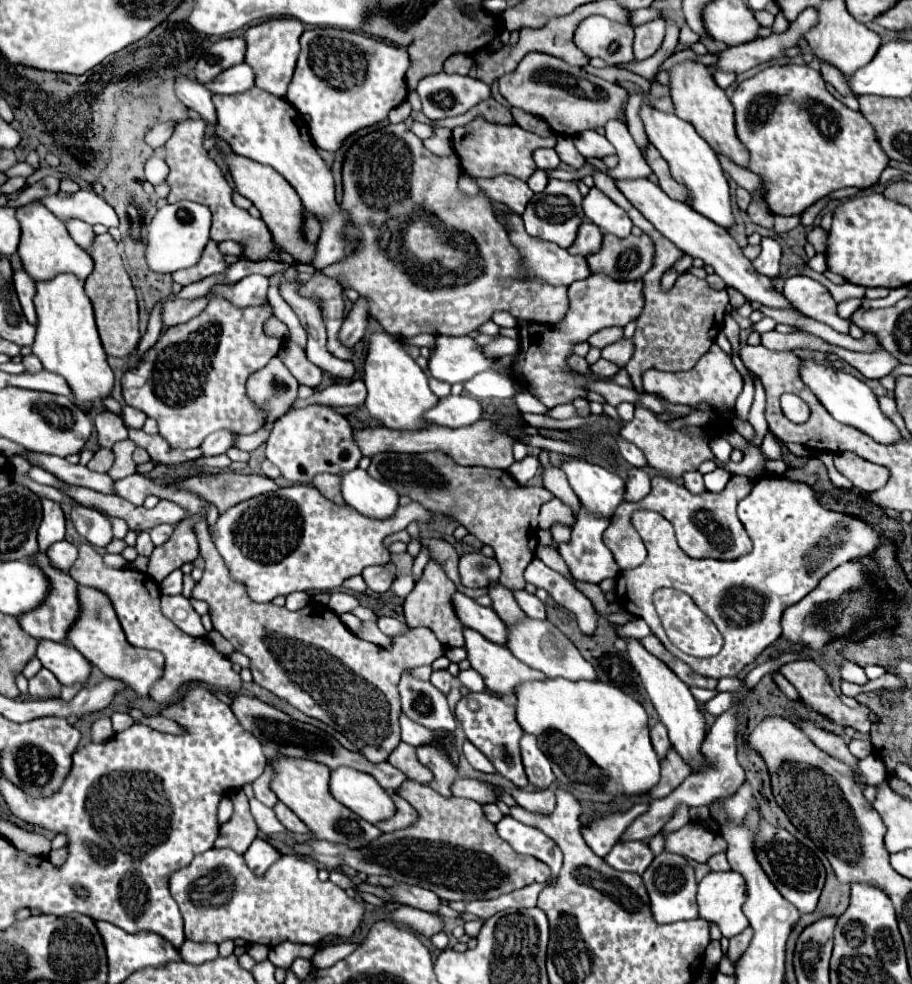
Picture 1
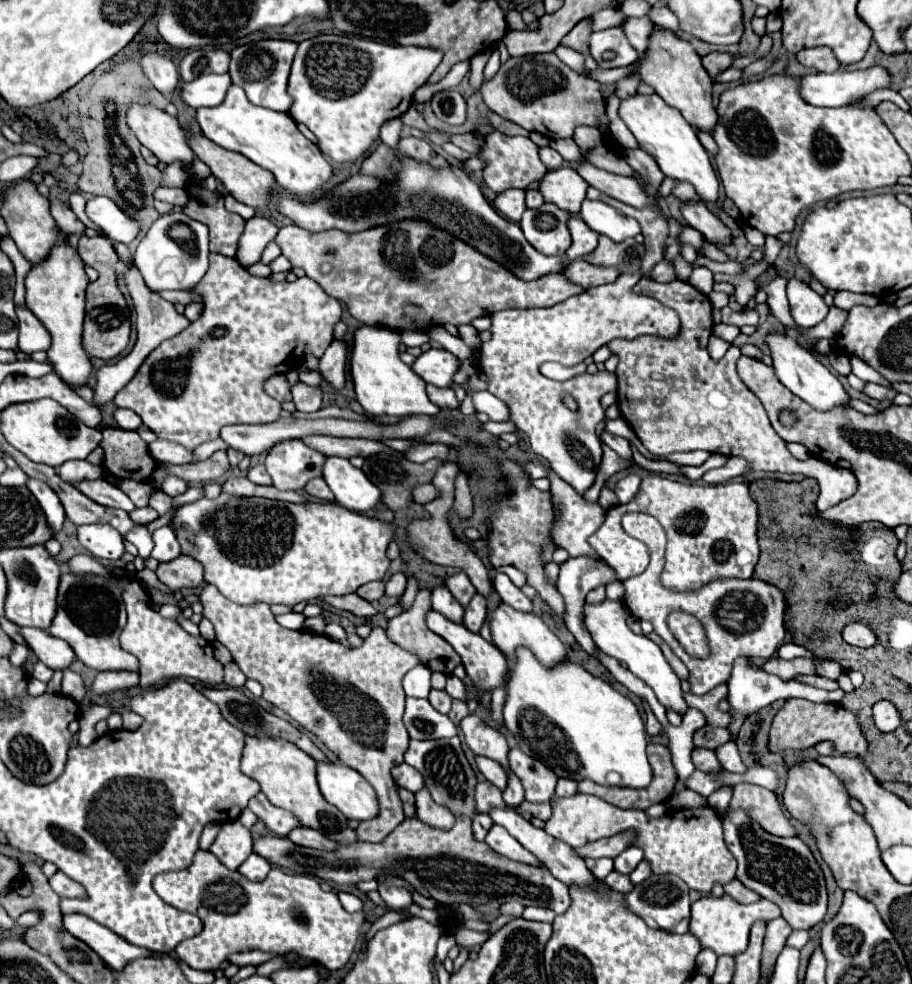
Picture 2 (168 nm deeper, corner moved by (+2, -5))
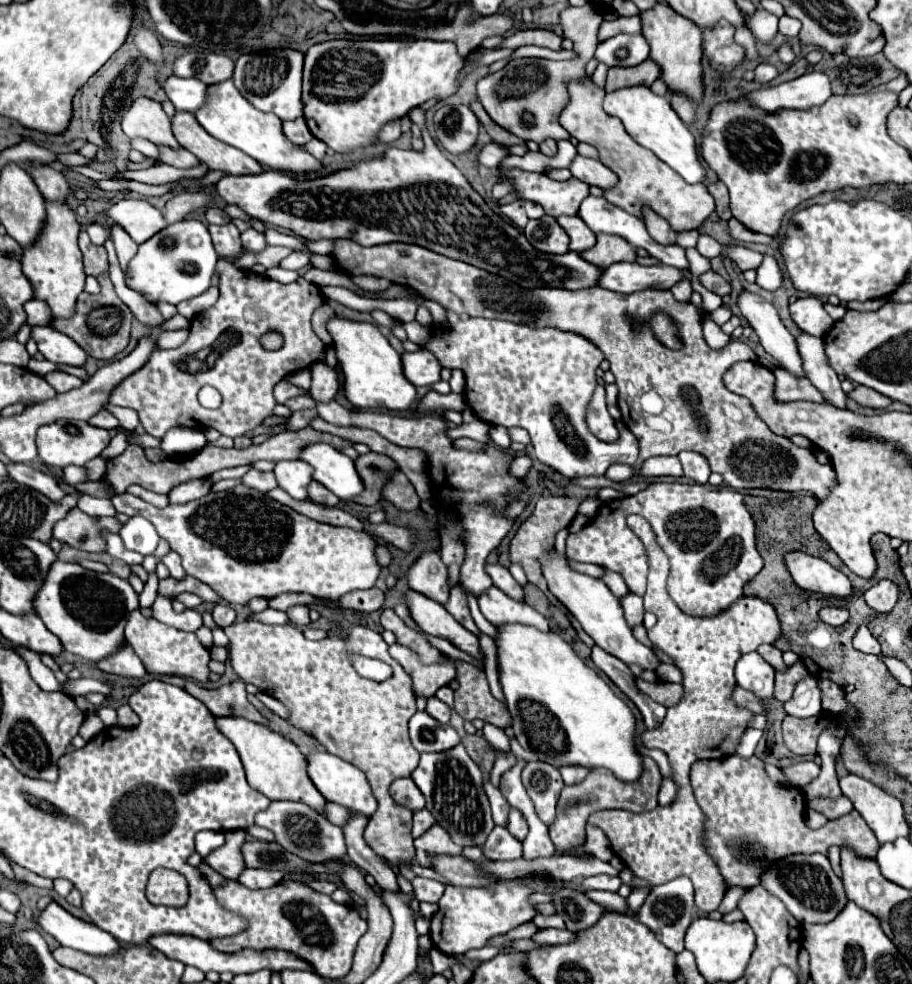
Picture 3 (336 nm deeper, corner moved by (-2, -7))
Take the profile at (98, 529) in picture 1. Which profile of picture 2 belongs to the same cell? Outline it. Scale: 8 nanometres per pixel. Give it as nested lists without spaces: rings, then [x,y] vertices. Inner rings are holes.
[[[106,524],[78,526],[78,540],[96,558],[120,560],[124,554],[122,534]]]

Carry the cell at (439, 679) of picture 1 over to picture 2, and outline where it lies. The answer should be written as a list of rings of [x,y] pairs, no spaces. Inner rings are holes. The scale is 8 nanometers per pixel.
[[[430,690],[430,696],[428,696],[428,702],[442,714],[448,714],[450,712],[450,704],[452,704],[452,698],[444,692],[444,690]]]

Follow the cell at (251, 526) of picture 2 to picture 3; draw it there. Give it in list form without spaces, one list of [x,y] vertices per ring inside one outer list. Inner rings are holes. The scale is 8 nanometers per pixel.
[[[242,484],[226,492],[206,494],[204,498],[182,506],[156,508],[132,494],[116,494],[112,496],[112,504],[116,512],[148,518],[156,526],[160,538],[168,540],[170,548],[180,554],[182,568],[186,570],[186,574],[208,584],[210,588],[214,588],[214,592],[220,592],[220,598],[228,604],[244,606],[256,596],[274,598],[286,592],[308,592],[320,598],[338,600],[348,592],[372,588],[382,570],[376,558],[376,540],[364,530],[314,522],[294,512],[292,508],[282,506],[280,502],[260,494],[258,490],[246,488]]]

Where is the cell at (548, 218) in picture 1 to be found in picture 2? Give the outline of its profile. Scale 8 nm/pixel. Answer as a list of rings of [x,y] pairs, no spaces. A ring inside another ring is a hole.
[[[542,204],[538,210],[526,210],[520,228],[526,234],[526,240],[542,254],[554,256],[564,254],[570,246],[570,234],[566,220],[570,216],[556,210],[554,204]]]

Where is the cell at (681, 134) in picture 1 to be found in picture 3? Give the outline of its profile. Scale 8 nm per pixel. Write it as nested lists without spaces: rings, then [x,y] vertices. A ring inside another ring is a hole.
[[[646,86],[636,88],[622,88],[616,92],[606,94],[604,98],[604,110],[616,118],[622,120],[626,132],[644,148],[654,152],[662,162],[666,162],[674,172],[678,172],[686,182],[698,184],[706,178],[706,168],[700,162],[696,140],[690,134],[690,130],[684,126],[684,122],[678,118],[678,114],[672,110],[668,98],[656,96]]]

